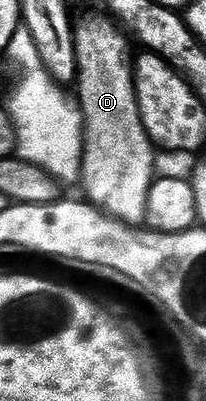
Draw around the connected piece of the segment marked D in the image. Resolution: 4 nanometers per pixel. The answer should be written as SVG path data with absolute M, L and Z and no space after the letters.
M82 21L73 26L78 85L76 101L85 122L80 181L86 184L86 193L91 197L87 198L97 208L127 225L138 227L145 222L146 204L156 177L156 149L138 110L136 69L132 57L130 61L127 34L115 25L110 21Z

